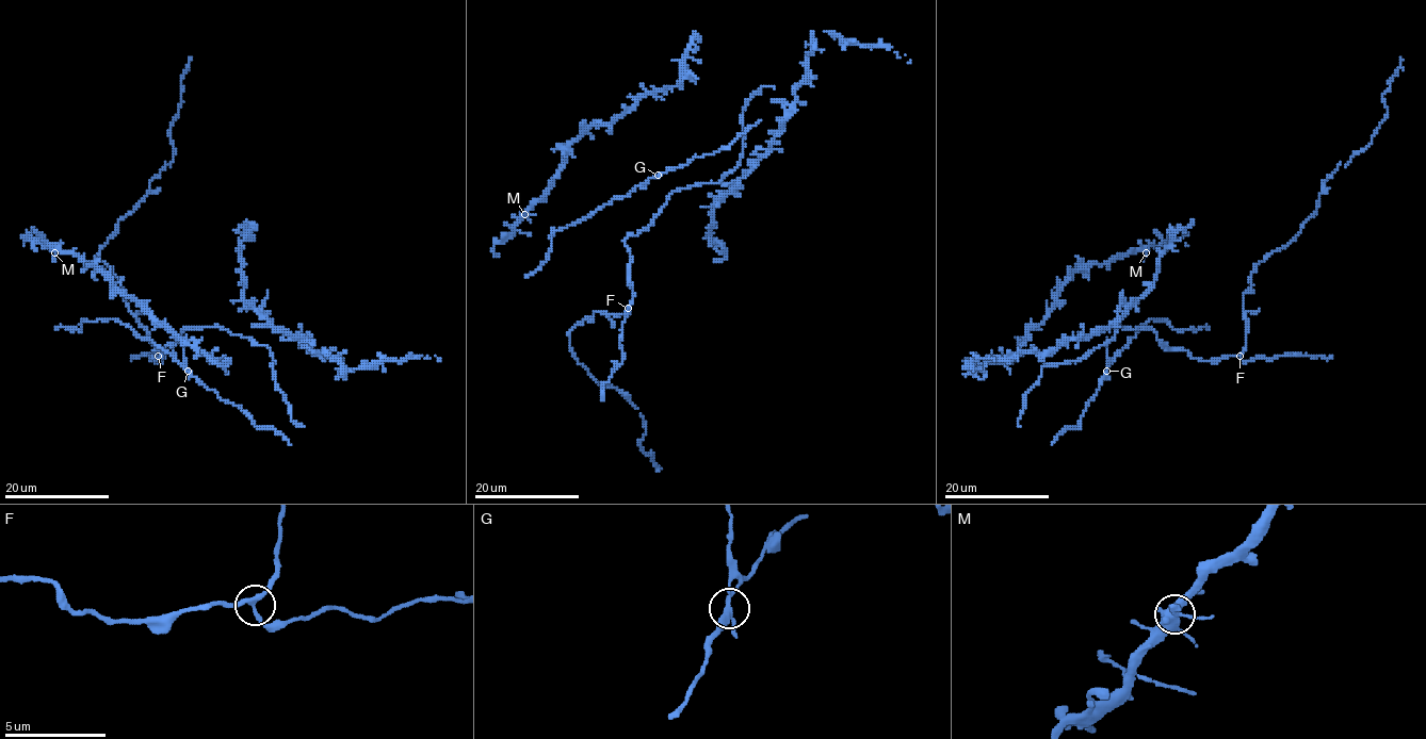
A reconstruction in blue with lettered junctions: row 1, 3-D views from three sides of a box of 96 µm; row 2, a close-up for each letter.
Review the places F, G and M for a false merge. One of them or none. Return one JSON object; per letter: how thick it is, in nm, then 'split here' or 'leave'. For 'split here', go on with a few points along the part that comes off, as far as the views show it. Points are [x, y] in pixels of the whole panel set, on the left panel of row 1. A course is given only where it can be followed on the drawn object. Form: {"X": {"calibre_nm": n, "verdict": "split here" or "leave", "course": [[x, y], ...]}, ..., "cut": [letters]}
{"F": {"calibre_nm": 240, "verdict": "leave"}, "G": {"calibre_nm": 280, "verdict": "split here", "course": [[188, 371], [183, 338]]}, "M": {"calibre_nm": 240, "verdict": "leave"}, "cut": ["G"]}

